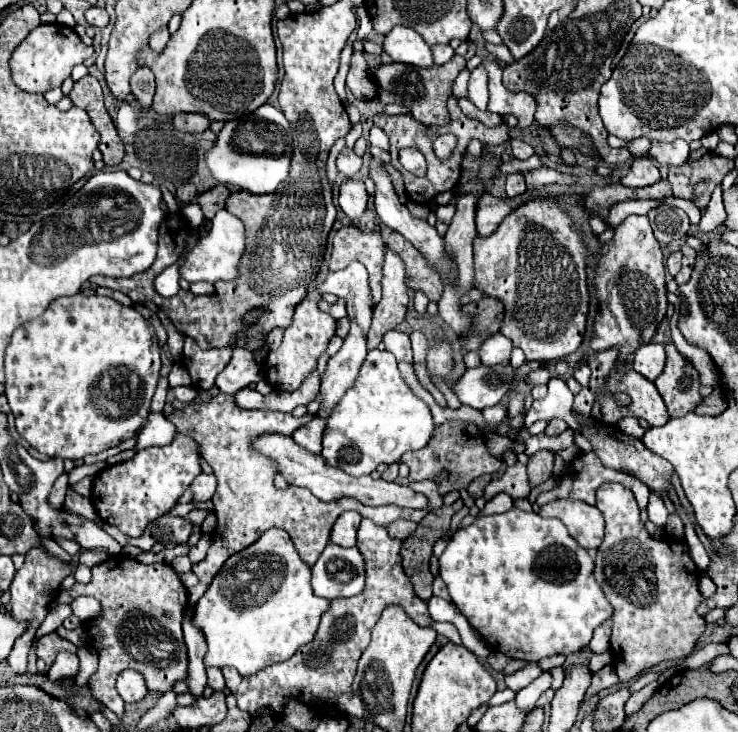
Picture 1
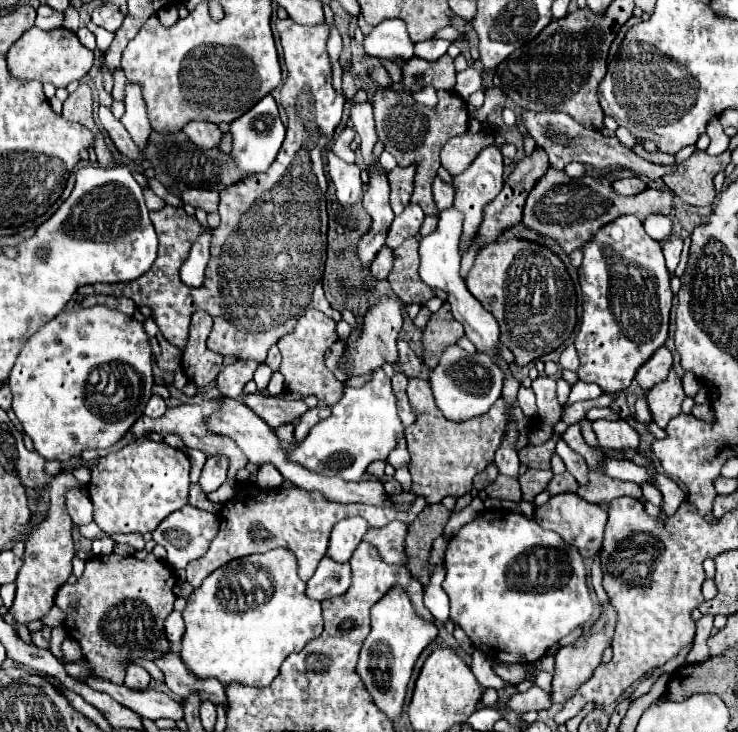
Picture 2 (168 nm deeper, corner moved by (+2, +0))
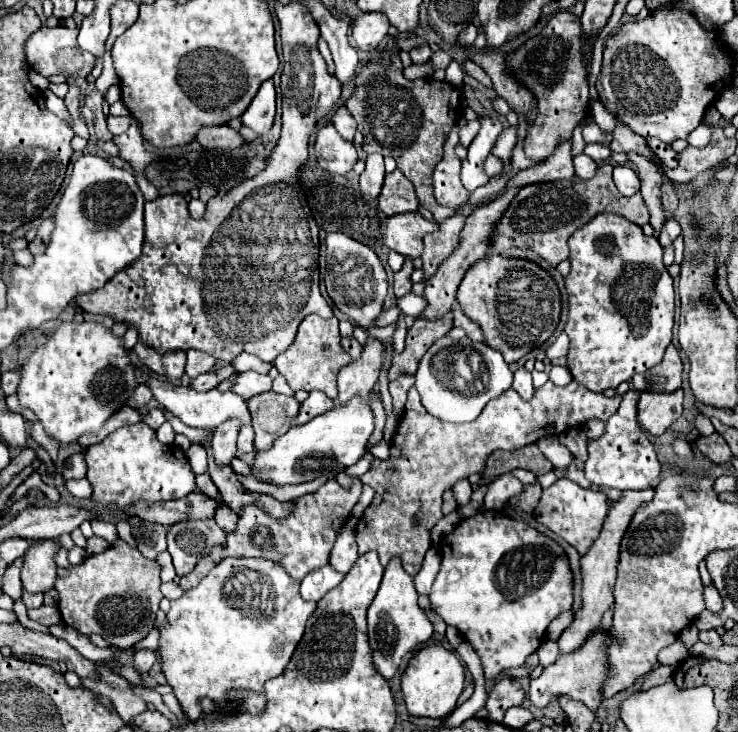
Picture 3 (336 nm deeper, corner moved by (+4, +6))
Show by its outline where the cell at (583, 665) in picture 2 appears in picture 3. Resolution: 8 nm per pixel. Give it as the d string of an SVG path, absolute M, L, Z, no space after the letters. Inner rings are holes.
M645 488L645 490L635 490L635 492L623 492L621 498L611 504L599 538L591 544L587 554L581 556L581 600L583 600L583 606L575 612L571 626L565 628L561 638L559 638L561 654L569 654L569 652L577 650L579 646L583 646L587 636L601 624L603 612L613 606L613 586L615 586L615 580L617 580L621 538L625 534L625 528L629 526L629 520L633 518L633 512L643 502L649 502L651 498L653 498L653 488Z

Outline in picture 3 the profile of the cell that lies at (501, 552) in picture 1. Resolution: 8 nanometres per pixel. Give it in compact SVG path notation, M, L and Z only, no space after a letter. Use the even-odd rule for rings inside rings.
M483 510L471 518L465 518L461 520L455 530L451 534L445 536L443 544L441 544L441 568L439 568L439 574L435 578L435 584L433 584L433 590L429 594L429 602L431 602L431 610L437 612L445 624L449 626L455 626L463 638L475 648L477 656L481 658L481 664L485 668L485 674L487 678L495 678L499 676L503 670L509 670L509 668L517 668L517 666L523 666L527 656L531 656L533 652L537 652L537 648L541 646L543 638L545 638L545 630L547 626L551 624L553 618L557 618L563 610L569 610L573 606L573 580L571 580L571 568L569 568L569 560L567 560L567 554L565 550L553 542L551 538L547 538L545 534L537 532L533 526L525 524L525 522L517 522L505 514L499 514L499 512L493 512L493 510Z

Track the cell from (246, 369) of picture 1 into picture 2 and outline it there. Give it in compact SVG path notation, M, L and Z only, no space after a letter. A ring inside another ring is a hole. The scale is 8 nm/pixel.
M237 360L225 366L217 376L217 388L221 396L239 400L243 394L243 386L253 378L253 372L259 364L253 360Z

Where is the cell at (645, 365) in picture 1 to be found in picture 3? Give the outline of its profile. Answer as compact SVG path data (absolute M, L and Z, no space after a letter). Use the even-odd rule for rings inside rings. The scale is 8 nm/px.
M671 344L665 352L661 364L649 368L643 376L633 376L633 388L637 392L675 392L681 388L683 362L679 358L679 350ZM657 378L657 380L653 380Z

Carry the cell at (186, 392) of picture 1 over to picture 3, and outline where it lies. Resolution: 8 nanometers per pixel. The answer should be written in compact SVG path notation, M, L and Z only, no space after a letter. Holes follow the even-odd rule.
M207 372L207 374L201 374L195 380L191 380L191 386L199 392L207 392L207 390L213 390L219 386L219 378L215 372Z

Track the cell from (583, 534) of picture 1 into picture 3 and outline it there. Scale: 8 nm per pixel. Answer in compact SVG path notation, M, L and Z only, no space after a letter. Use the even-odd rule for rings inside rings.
M559 478L553 486L543 490L543 496L541 496L539 506L535 508L533 516L539 524L543 524L553 534L561 536L583 556L589 550L589 546L593 544L593 540L599 536L607 510L609 510L609 500L603 492L593 490L593 488L581 488L579 484L575 484L567 478Z

